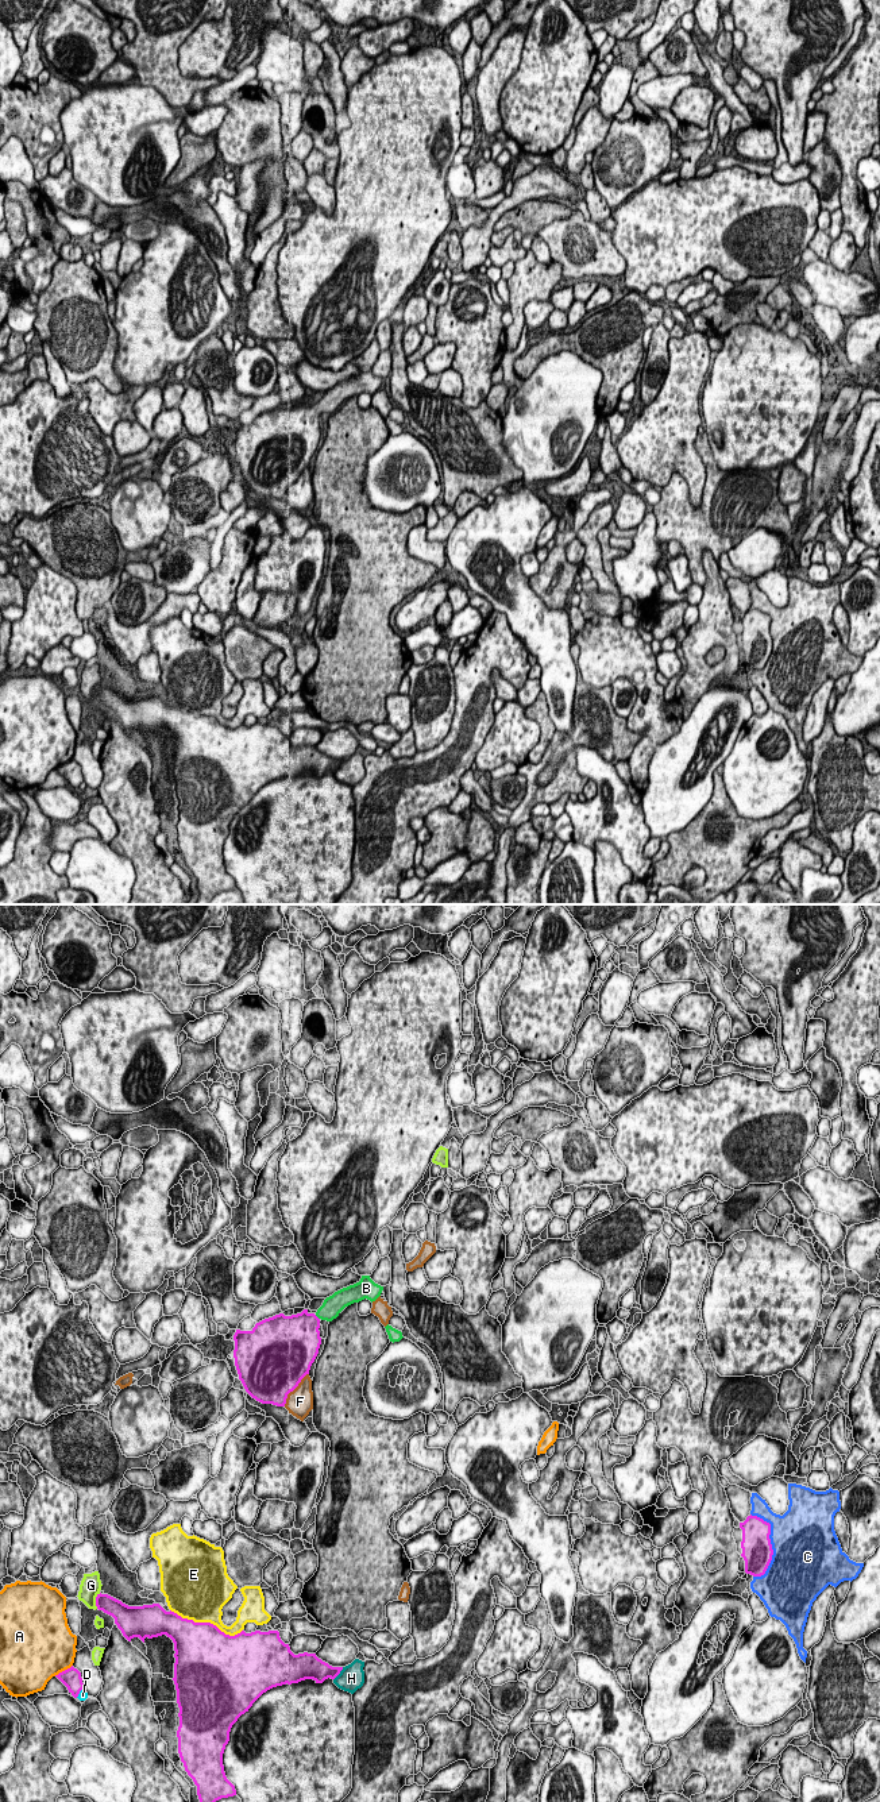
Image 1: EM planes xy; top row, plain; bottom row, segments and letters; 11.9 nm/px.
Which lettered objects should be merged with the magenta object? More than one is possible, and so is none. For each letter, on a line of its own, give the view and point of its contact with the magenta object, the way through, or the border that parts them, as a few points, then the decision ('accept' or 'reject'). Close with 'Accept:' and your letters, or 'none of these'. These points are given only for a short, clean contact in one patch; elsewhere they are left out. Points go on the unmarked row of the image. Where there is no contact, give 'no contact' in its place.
A: contact xy (62, 764); reject
B: contact xy (317, 411); way xy (301, 424), (317, 411), (332, 398); accept
C: contact xy (770, 635); reject
D: contact xy (78, 786); reject
E: contact xy (207, 716); reject
F: contact xy (293, 482); reject
G: contact xy (96, 694); reject
H: contact xy (339, 766); reject
Accept: B

